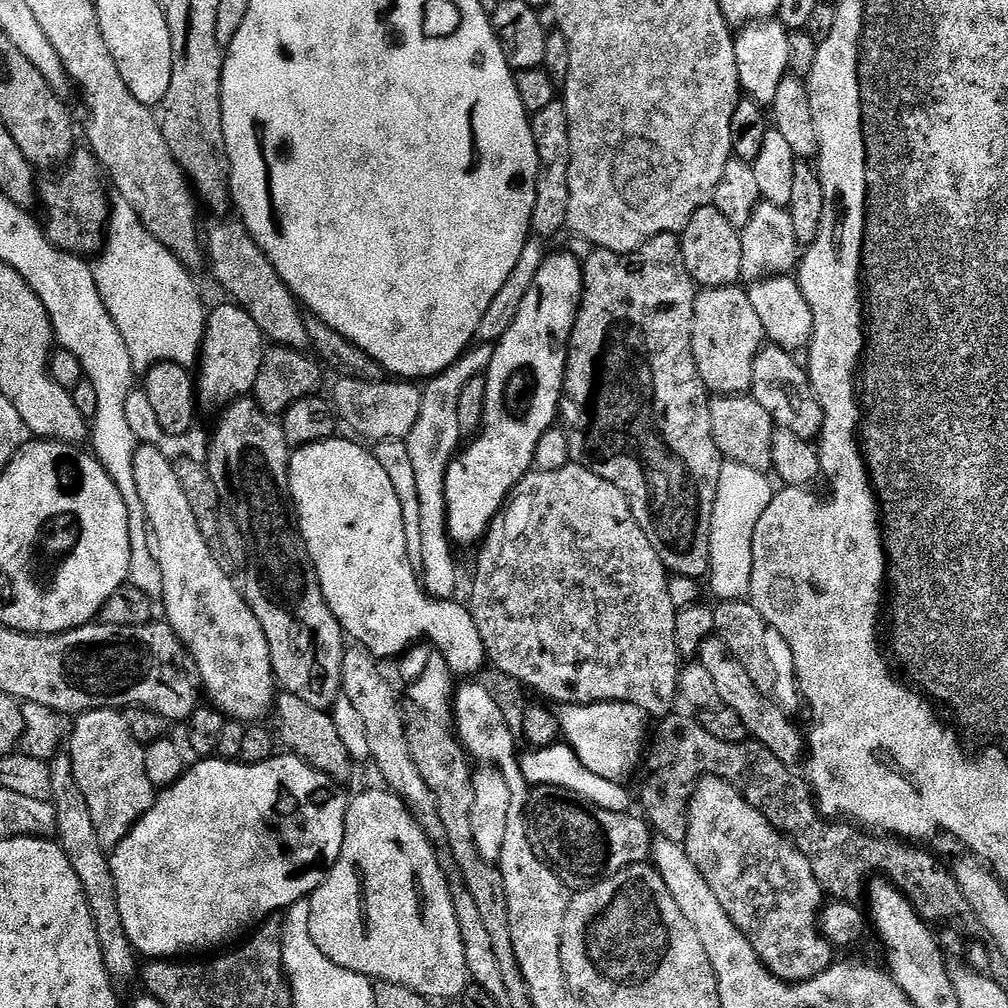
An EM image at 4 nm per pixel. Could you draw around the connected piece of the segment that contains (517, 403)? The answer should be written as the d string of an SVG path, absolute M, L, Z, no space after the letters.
M556 252L553 256L552 253L545 255L542 262L542 270L538 270L538 274L534 274L534 282L530 286L526 298L522 298L522 306L518 306L518 318L514 318L510 330L506 330L506 334L496 344L496 353L486 373L488 381L486 382L486 410L484 411L482 431L469 443L473 444L468 449L465 447L459 453L458 458L448 465L448 473L444 475L444 510L448 522L448 535L451 536L453 545L473 544L473 546L476 546L483 541L484 535L488 533L489 526L492 525L493 518L500 513L500 509L503 508L508 495L516 487L516 483L524 476L527 476L533 467L534 450L538 450L538 438L542 438L542 434L546 434L546 430L557 423L560 410L560 395L564 389L564 371L568 361L568 340L572 337L572 327L576 321L576 313L580 311L580 296L583 292L584 269L579 255L577 257L571 256L568 252Z

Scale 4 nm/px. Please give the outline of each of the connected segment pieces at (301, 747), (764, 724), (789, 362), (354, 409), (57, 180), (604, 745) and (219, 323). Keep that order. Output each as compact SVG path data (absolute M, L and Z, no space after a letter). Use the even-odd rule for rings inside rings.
M283 691L277 695L274 705L275 716L278 726L277 735L283 747L285 744L289 748L287 751L295 759L304 760L310 767L318 769L319 772L337 782L345 782L344 780L351 778L354 761L347 753L335 722L325 709L309 706L307 702L302 702L302 698Z
M713 634L704 639L700 647L698 663L706 666L706 671L713 676L720 695L720 704L734 710L740 715L742 722L746 722L746 730L751 739L766 750L770 750L770 754L774 754L774 758L778 758L783 764L789 766L795 765L795 760L799 756L801 759L805 755L805 737L801 733L800 736L796 733L791 718L779 708L781 705L766 694L762 694L762 690L758 690L758 686L754 686L754 682L750 679L750 674L746 674L742 662L738 662L738 658L734 658L734 654L730 654L730 646L726 646L726 642L722 642L720 636Z
M775 346L761 348L758 358L754 362L754 382L750 395L758 402L758 406L766 409L766 414L770 414L772 423L777 429L784 429L791 434L796 434L798 438L812 442L819 437L820 431L824 429L824 408L814 394L807 367L801 361L799 364L795 360L796 358L793 353L786 351L784 348Z
M343 378L335 382L337 384L332 388L330 403L335 408L337 417L343 423L345 420L357 432L357 437L365 436L360 438L365 441L372 440L371 442L405 441L414 429L423 398L421 389L415 383L401 382L396 378L385 378L378 384Z
M77 147L67 165L39 181L38 200L44 204L44 235L60 252L69 252L81 258L95 257L104 251L104 237L108 230L110 211L106 172L87 147ZM104 184L105 188L104 189Z
M562 704L556 712L563 743L578 754L586 770L617 782L627 781L632 771L642 764L646 737L650 732L649 717L633 704Z
M224 302L207 313L204 321L204 344L200 347L198 369L198 396L208 404L227 406L233 400L247 397L254 382L258 382L258 370L266 341L258 322L246 314L246 310L235 302Z

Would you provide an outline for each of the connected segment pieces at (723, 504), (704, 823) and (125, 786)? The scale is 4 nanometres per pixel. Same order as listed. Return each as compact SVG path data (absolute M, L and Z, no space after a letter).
M725 462L722 466L712 515L710 566L706 577L706 584L712 587L717 601L742 600L750 593L754 530L774 495L774 487L768 479L765 473L750 470L745 464Z
M705 776L696 785L688 807L688 833L683 845L690 862L698 866L710 890L714 890L722 910L730 914L730 922L746 934L758 958L779 980L797 984L799 980L809 980L832 967L834 948L821 935L817 924L826 893L820 887L818 878L814 878L810 862L783 832L779 832L757 808L746 802L744 795L733 784L716 776Z
M93 708L90 712L81 712L75 717L76 725L71 725L66 740L67 755L72 758L74 778L78 778L78 787L90 805L90 818L94 818L94 830L98 830L98 842L105 850L117 848L130 834L130 830L141 820L156 803L157 789L153 788L150 778L146 778L145 745L140 744L134 734L130 734L128 717L123 711L114 708Z

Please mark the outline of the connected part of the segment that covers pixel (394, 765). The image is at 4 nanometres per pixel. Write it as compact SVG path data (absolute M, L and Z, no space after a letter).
M352 646L344 653L342 662L342 692L350 703L357 708L366 726L366 737L370 744L371 763L376 763L385 785L404 800L404 804L412 812L412 816L422 826L428 839L440 842L444 839L442 818L438 818L438 804L430 786L422 774L418 774L418 766L414 766L414 758L410 755L410 742L406 742L405 709L400 709L400 700L392 689L392 684L380 673L381 665L377 657L365 652L359 646Z

